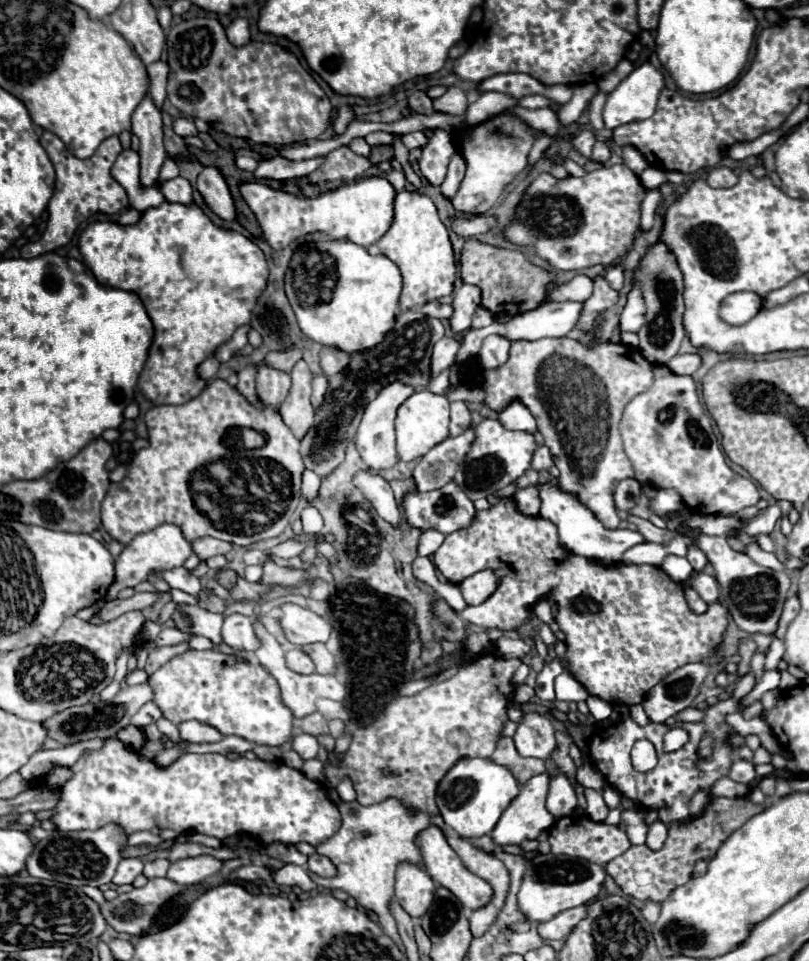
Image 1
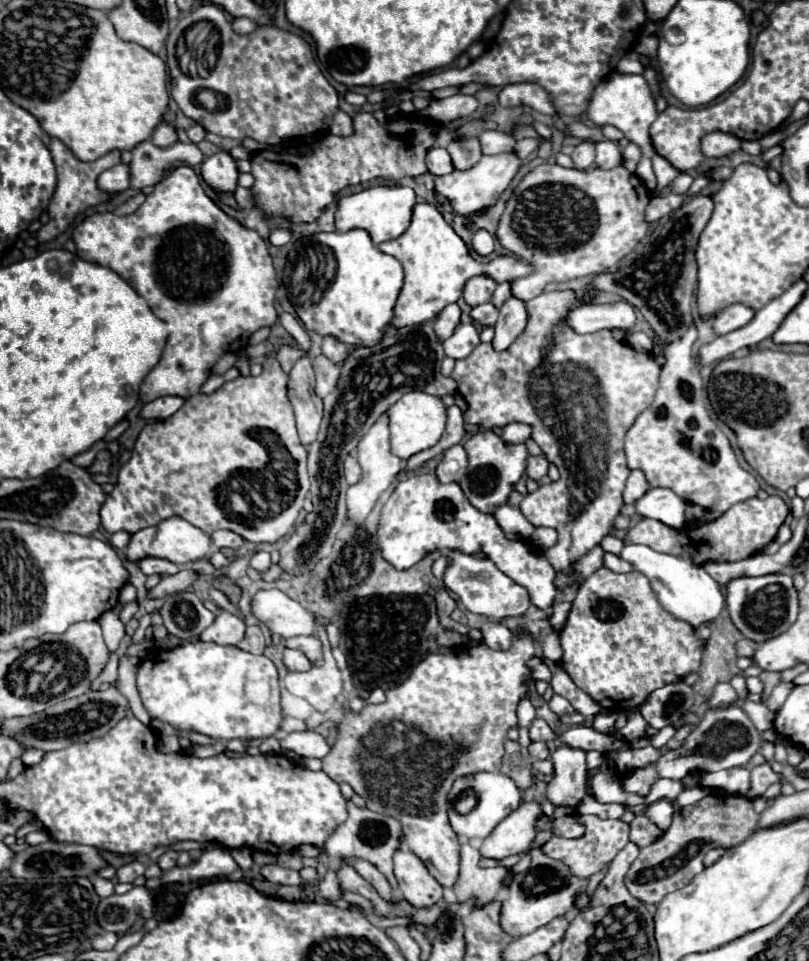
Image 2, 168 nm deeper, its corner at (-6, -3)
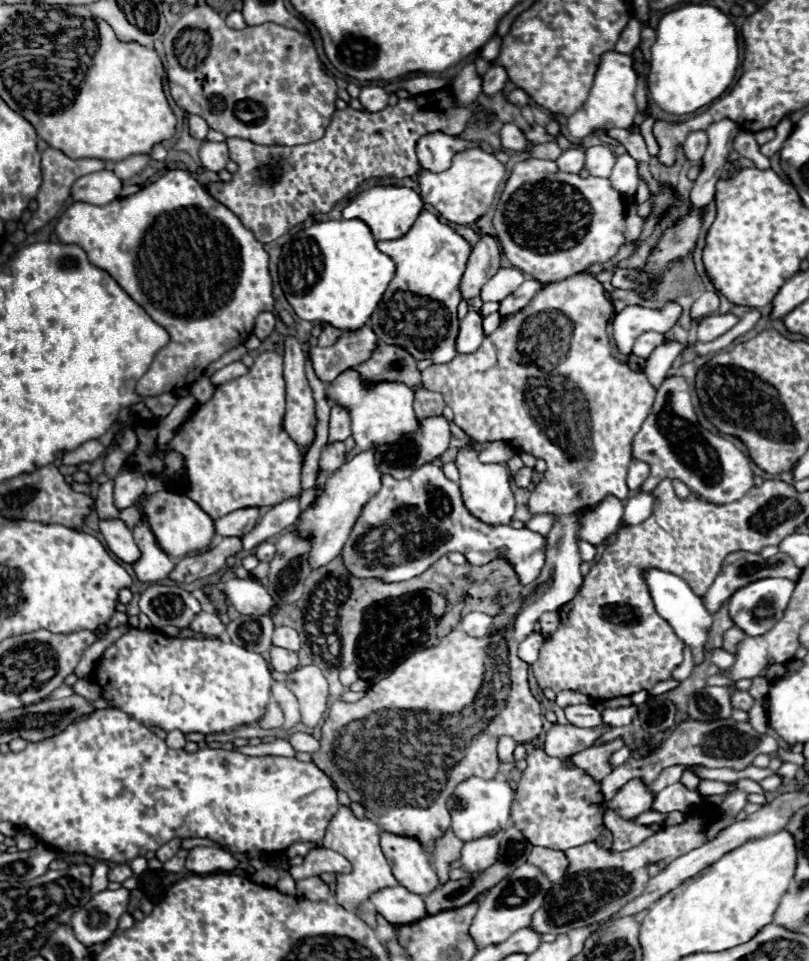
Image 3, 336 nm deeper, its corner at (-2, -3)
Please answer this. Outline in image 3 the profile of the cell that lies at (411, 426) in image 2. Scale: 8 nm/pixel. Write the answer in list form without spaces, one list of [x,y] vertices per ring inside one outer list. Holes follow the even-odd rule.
[[[344,370],[330,384],[328,398],[336,404],[344,404],[352,416],[352,436],[356,445],[347,455],[346,462],[364,451],[370,444],[372,446],[394,444],[400,438],[418,432],[420,428],[420,420],[414,412],[414,392],[406,384],[378,384],[376,388],[366,388],[364,384],[360,384],[360,378],[356,376],[354,370]]]

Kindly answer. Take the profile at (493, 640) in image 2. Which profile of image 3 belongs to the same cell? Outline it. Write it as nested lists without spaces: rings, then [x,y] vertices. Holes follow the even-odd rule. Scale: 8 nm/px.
[[[470,612],[462,618],[462,628],[468,636],[482,638],[492,630],[492,618],[482,612]]]

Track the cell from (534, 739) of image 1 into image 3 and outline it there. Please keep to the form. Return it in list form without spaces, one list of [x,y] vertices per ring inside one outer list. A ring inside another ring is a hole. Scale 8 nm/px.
[[[542,748],[530,750],[526,762],[528,762],[528,768],[524,770],[524,774],[518,782],[516,798],[512,802],[514,824],[526,836],[526,840],[534,846],[546,846],[546,848],[556,848],[556,850],[568,850],[572,846],[594,842],[600,836],[602,828],[604,828],[602,816],[604,816],[604,808],[608,806],[606,800],[600,796],[598,782],[594,782],[580,768],[576,768],[576,770],[564,768],[562,760],[552,760]]]

